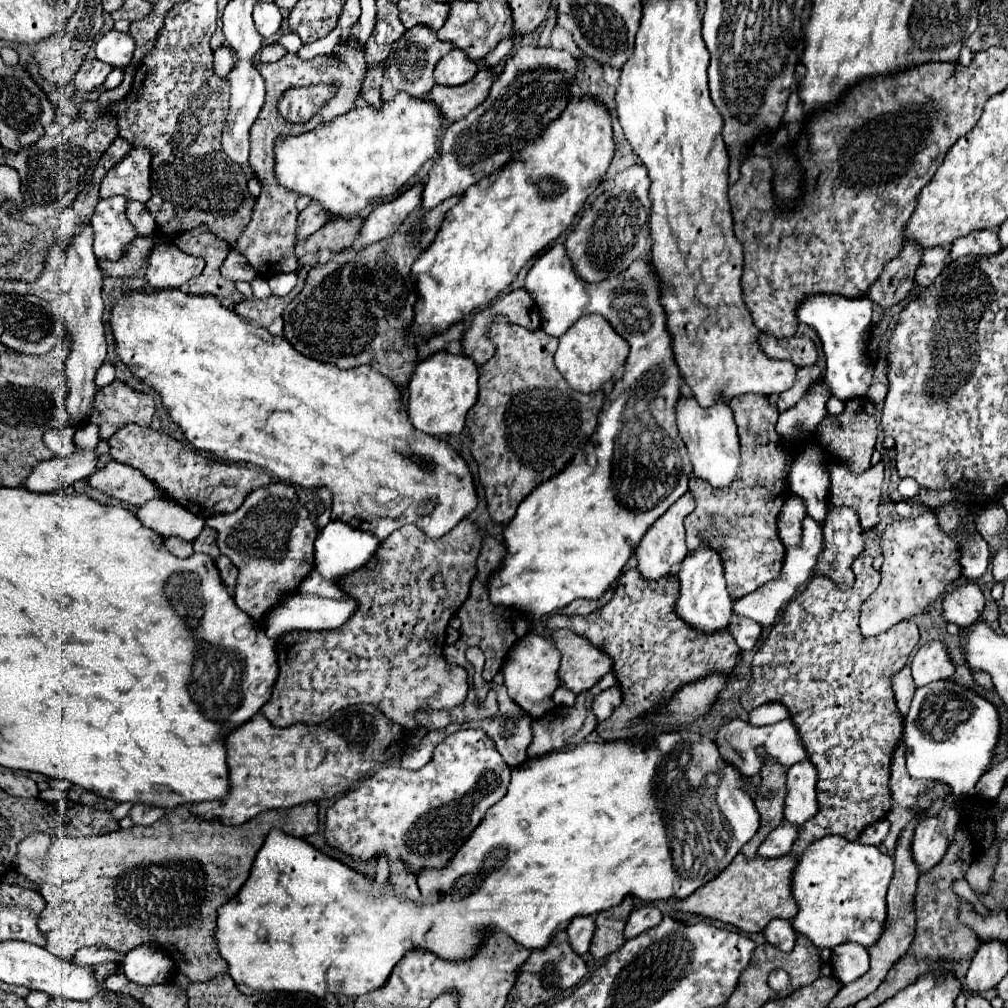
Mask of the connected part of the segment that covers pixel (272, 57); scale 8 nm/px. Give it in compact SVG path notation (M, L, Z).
M268 45L260 51L260 61L276 61L286 55L286 49L280 45Z

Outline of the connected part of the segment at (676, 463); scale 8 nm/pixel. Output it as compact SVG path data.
M556 243L530 269L526 277L526 291L538 305L542 329L546 333L560 337L582 315L600 313L618 333L622 333L622 337L626 337L630 345L624 373L614 383L612 393L602 405L598 415L600 427L592 433L590 443L574 455L570 465L566 465L558 477L552 477L534 489L502 531L506 561L502 563L502 569L492 573L488 579L490 601L492 605L514 607L530 613L532 619L540 619L564 609L574 599L598 599L616 581L648 527L688 491L692 465L676 427L676 401L680 399L682 375L674 361L670 333L666 333L666 313L662 313L658 297L658 275L654 273L650 261L634 261L622 273L606 273L600 283L588 283L578 277L566 247Z

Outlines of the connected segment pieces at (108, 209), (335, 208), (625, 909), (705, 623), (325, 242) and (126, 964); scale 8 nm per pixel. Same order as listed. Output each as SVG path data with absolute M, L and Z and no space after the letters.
M126 197L100 199L100 203L96 205L96 211L90 219L90 225L94 229L94 253L100 259L116 261L122 255L122 249L136 237L136 229L126 219Z
M398 93L392 101L382 103L376 111L372 105L356 107L304 135L276 141L276 179L288 189L320 201L334 218L356 215L368 205L390 201L408 183L408 179L414 177L422 165L436 155L436 143L440 141L440 129L444 121L446 119L442 119L442 113L432 101L410 97L408 93Z
M628 895L624 897L622 905L616 905L614 909L606 909L596 915L598 929L590 943L590 953L594 959L606 959L610 953L614 953L626 943L624 925L632 909L634 909L634 903L632 903L632 897Z
M700 545L680 563L680 571L676 577L680 581L680 595L674 605L676 615L700 633L714 633L726 629L732 615L733 601L726 591L724 565L720 555L708 549L708 545Z
M330 219L324 227L320 227L310 237L296 243L296 257L304 257L306 253L330 249L334 253L346 249L356 239L362 227L362 219Z
M142 944L126 953L122 961L124 975L138 985L166 983L172 973L172 959L158 945Z

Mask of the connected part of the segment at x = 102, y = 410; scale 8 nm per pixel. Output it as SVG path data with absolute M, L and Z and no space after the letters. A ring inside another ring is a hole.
M114 381L108 387L98 389L94 401L94 415L90 423L100 427L100 439L110 439L120 427L128 423L150 425L154 415L154 397L144 391L136 391L122 381Z

